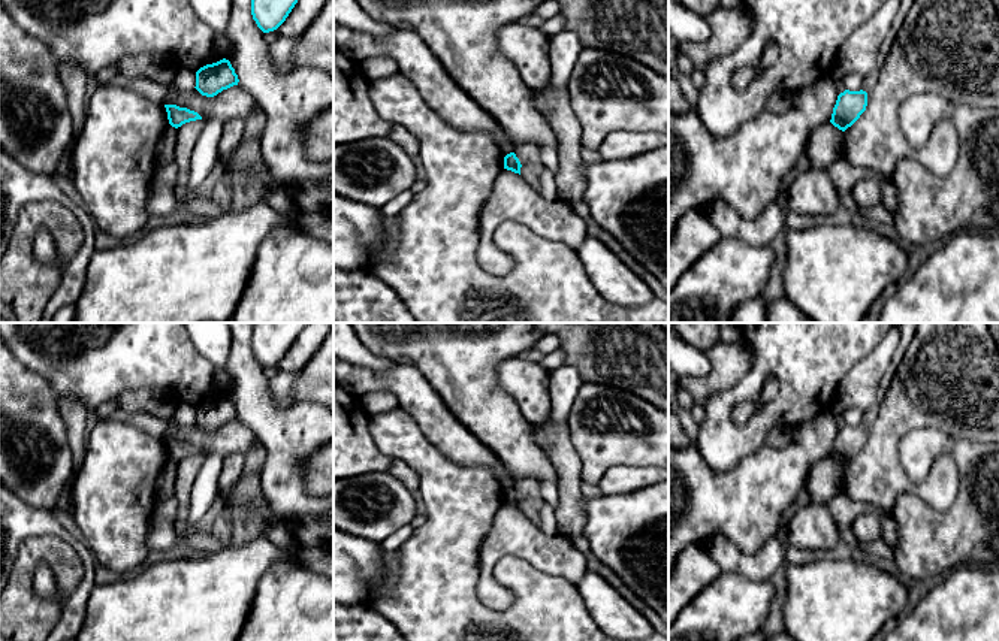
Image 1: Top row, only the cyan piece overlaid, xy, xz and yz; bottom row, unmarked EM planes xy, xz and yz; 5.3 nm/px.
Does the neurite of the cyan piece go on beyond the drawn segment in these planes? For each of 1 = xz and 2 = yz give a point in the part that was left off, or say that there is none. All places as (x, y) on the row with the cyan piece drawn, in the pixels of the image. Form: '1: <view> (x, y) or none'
1: none
2: none

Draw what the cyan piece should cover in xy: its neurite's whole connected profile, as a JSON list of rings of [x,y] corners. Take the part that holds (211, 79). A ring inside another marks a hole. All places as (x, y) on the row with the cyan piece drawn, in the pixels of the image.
[[[223,58],[206,64],[196,72],[196,90],[206,97],[214,97],[223,90],[238,85],[239,79],[230,61]]]

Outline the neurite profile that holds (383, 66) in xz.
[[[390,55],[371,57],[368,60],[360,61],[360,67],[366,75],[368,81],[389,78],[399,72],[396,60]]]

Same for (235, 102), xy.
[[[169,85],[163,105],[194,111],[203,123],[208,120],[220,120],[221,123],[233,118],[245,120],[259,108],[254,97],[239,85],[223,90],[214,97],[202,96],[196,88],[185,91]]]

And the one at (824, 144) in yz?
[[[826,123],[812,130],[808,137],[805,155],[814,169],[829,170],[842,151],[843,131],[832,123]]]

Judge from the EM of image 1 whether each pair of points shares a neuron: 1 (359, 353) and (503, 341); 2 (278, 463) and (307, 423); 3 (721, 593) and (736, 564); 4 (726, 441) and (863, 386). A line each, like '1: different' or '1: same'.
1: different
2: same
3: different
4: different

